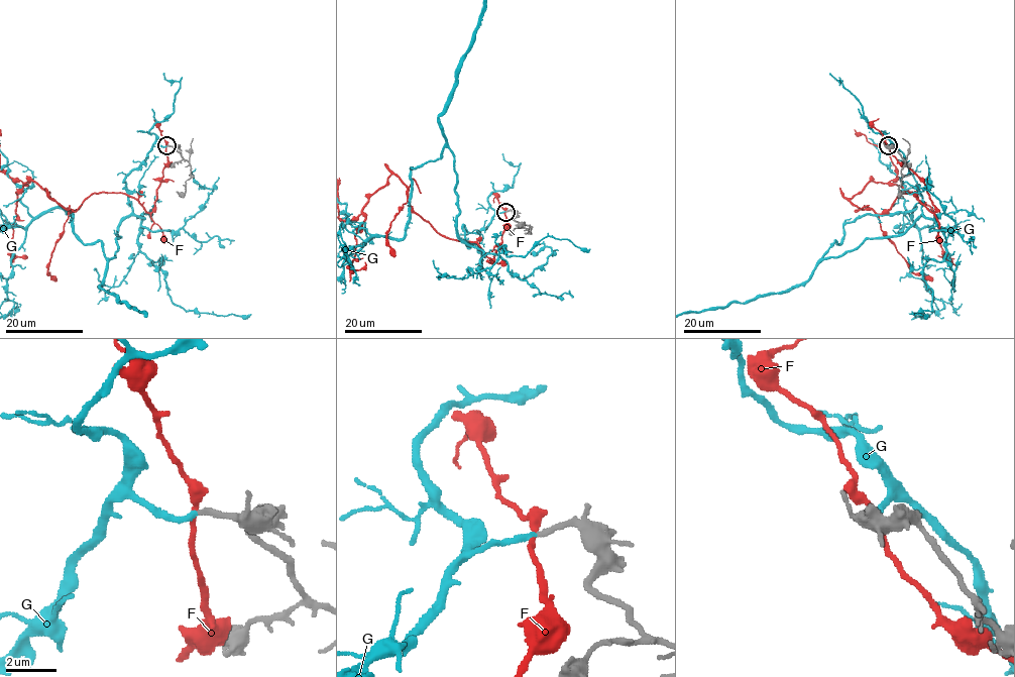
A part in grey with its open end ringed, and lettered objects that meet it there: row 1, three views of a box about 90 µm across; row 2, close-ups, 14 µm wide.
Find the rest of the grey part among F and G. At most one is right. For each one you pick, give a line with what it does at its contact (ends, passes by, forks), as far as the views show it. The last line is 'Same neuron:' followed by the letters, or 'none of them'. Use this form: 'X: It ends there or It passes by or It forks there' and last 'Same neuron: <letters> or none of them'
G: It ends there
Same neuron: G

